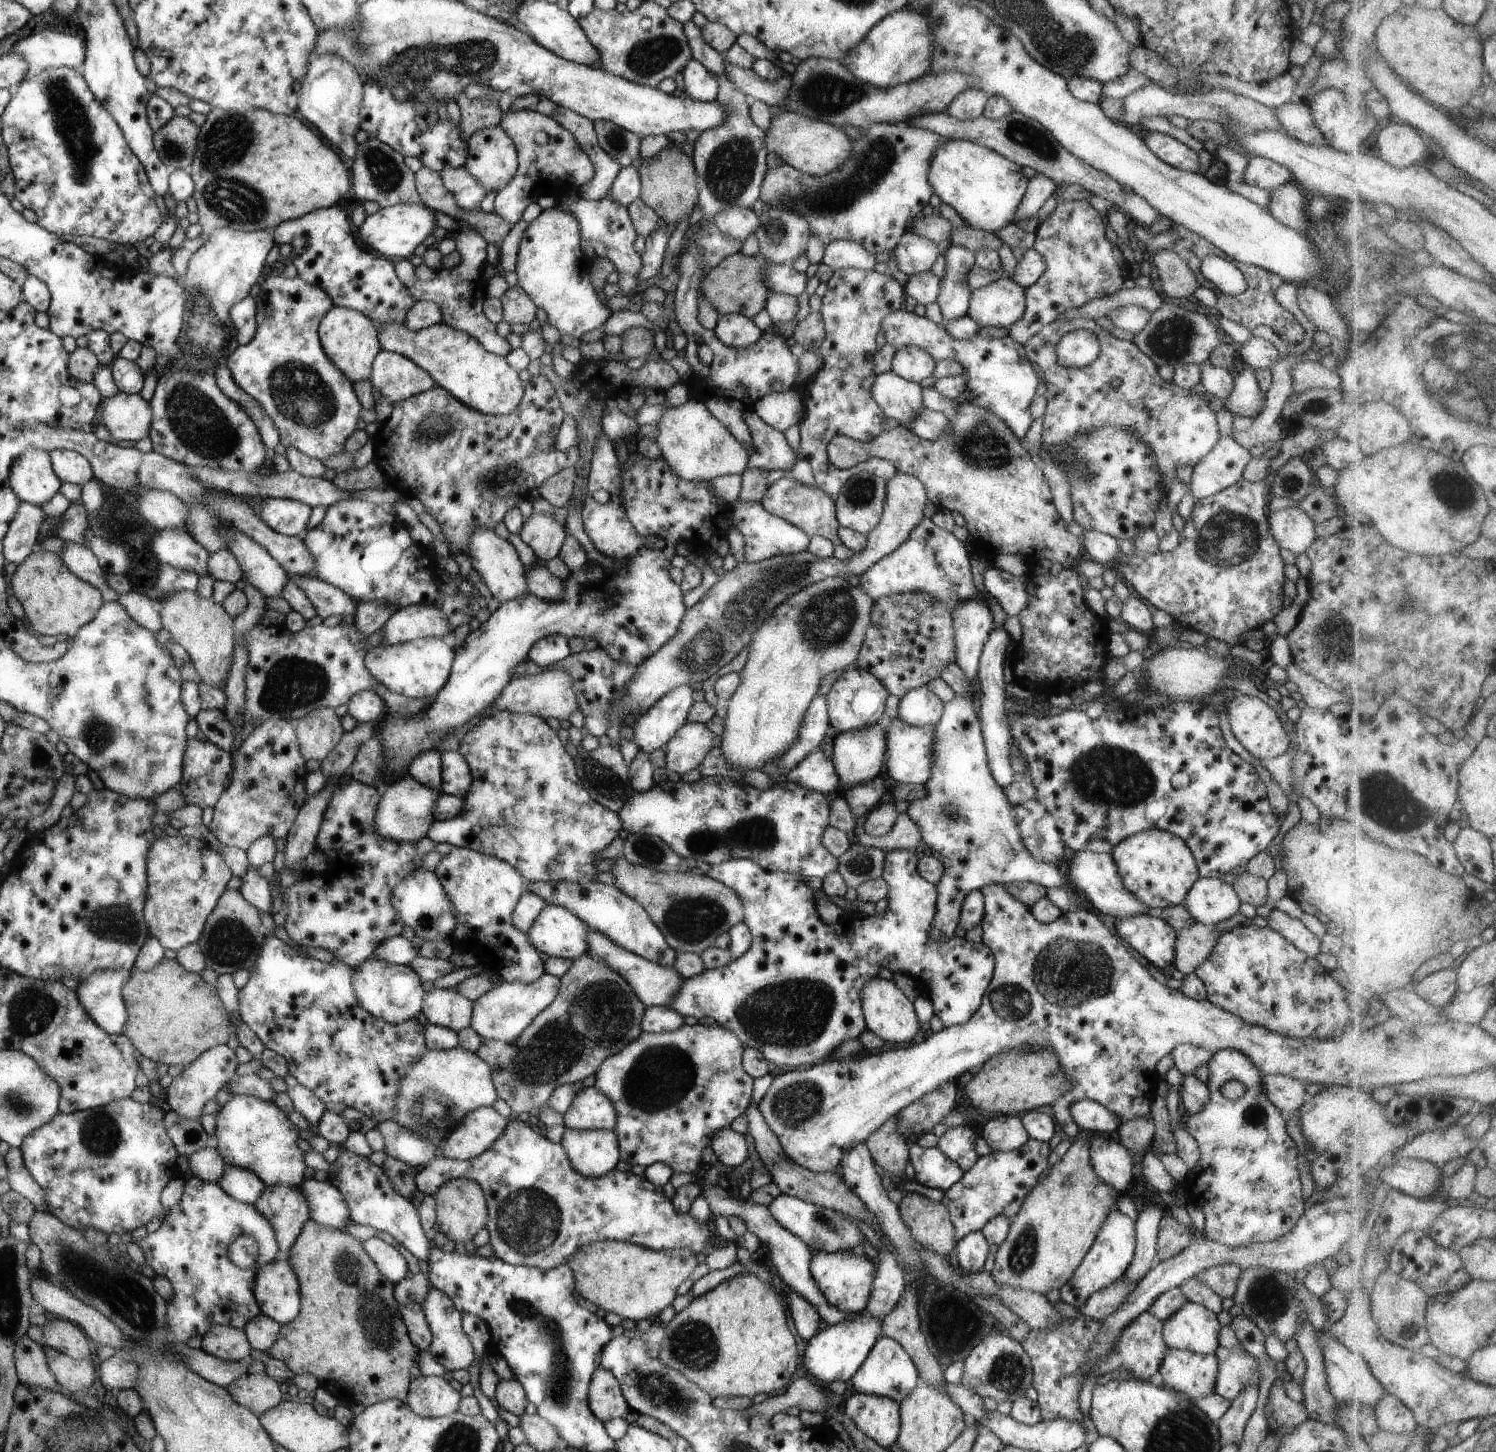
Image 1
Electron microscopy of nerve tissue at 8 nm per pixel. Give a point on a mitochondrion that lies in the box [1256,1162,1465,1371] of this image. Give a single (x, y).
(1408, 1328)

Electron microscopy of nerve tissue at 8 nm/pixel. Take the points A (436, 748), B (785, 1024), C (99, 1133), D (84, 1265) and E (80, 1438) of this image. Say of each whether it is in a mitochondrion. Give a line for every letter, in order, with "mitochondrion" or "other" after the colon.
A: other
B: mitochondrion
C: mitochondrion
D: mitochondrion
E: mitochondrion

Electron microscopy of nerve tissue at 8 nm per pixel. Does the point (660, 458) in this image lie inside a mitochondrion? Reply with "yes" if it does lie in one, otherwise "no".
no

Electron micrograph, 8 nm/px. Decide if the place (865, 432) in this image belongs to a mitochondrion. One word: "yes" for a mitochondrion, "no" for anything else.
no

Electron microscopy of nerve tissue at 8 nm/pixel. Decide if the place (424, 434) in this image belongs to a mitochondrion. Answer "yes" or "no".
no

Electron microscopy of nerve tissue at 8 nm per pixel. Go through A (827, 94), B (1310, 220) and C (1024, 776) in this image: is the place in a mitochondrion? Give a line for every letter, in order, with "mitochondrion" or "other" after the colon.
A: mitochondrion
B: other
C: other

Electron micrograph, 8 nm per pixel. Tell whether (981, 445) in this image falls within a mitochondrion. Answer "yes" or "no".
yes

